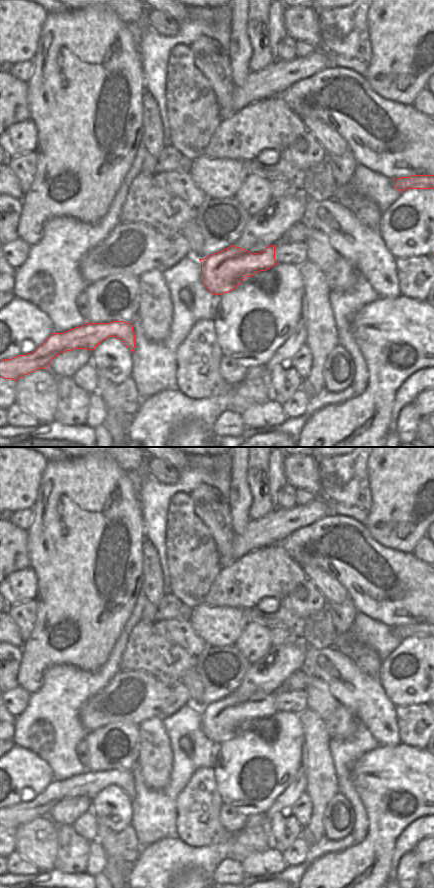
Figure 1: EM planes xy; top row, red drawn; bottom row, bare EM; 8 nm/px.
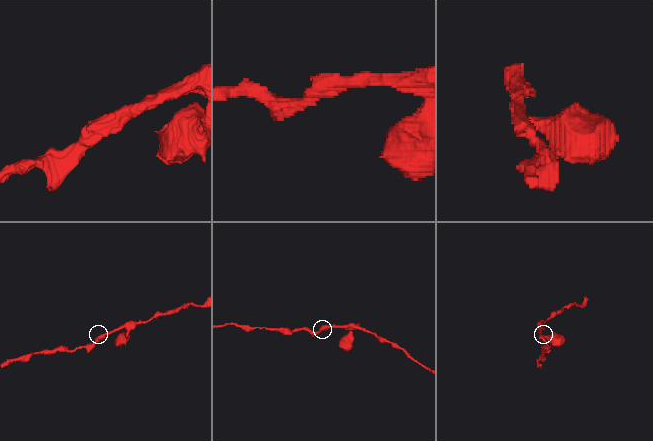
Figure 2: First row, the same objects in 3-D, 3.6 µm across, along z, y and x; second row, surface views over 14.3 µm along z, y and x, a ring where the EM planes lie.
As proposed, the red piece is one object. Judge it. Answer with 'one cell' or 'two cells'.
one cell

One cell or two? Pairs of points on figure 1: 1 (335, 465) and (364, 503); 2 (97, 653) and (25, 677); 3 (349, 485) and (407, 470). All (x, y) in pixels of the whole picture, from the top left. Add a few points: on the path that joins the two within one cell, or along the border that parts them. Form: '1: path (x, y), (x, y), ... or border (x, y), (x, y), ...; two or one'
1: path (340, 474), (357, 494); one
2: path (79, 653), (49, 653), (43, 659); one
3: border (368, 457), (367, 477), (371, 503); two

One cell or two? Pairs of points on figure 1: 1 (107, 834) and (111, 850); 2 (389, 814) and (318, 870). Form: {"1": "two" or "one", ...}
{"1": "one", "2": "one"}

